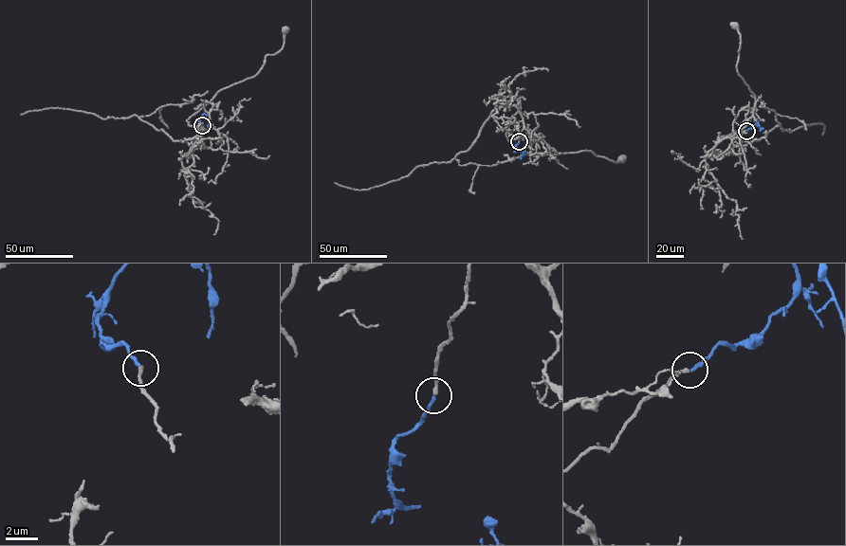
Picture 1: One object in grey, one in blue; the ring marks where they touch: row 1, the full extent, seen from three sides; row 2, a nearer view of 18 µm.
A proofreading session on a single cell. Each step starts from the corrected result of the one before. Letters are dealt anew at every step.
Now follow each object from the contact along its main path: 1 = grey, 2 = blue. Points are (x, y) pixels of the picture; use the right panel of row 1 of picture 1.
1: (746, 131), (735, 138), (717, 142), (744, 127), (755, 103), (755, 95), (736, 65), (741, 41), (734, 25)
2: (746, 131), (755, 124), (755, 118), (763, 129)

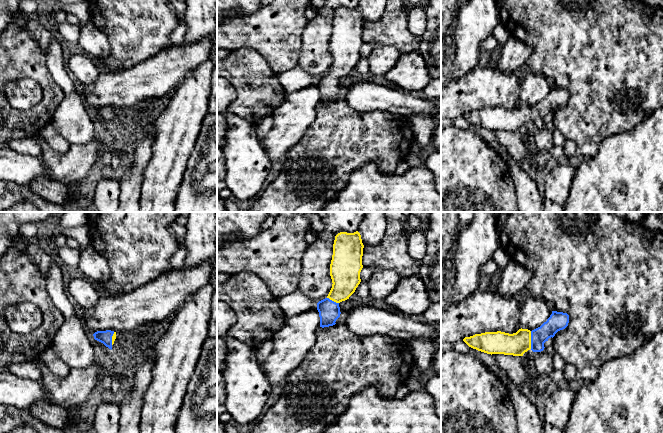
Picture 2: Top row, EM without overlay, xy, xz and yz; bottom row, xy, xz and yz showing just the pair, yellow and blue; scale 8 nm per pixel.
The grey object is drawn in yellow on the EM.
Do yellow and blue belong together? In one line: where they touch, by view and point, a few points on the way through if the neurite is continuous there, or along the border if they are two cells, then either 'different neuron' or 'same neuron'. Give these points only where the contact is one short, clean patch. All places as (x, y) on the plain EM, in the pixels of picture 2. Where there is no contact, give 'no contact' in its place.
meets yellow in yz at (530, 116); runs through yz (516, 120), (523, 116), (530, 116), (555, 99); same neuron

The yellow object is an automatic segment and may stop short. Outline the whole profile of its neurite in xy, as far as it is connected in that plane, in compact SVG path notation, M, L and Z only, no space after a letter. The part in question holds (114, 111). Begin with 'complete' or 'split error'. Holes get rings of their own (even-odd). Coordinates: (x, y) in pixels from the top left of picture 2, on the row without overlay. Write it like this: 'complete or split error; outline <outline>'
split error; outline M111 106L97 107L93 112L95 116L103 119L106 123L112 126L112 121L116 115L116 108Z

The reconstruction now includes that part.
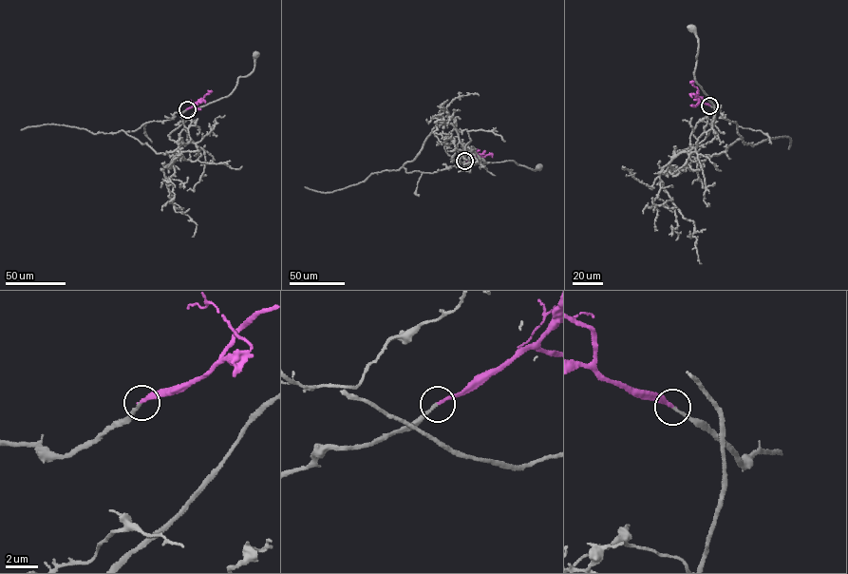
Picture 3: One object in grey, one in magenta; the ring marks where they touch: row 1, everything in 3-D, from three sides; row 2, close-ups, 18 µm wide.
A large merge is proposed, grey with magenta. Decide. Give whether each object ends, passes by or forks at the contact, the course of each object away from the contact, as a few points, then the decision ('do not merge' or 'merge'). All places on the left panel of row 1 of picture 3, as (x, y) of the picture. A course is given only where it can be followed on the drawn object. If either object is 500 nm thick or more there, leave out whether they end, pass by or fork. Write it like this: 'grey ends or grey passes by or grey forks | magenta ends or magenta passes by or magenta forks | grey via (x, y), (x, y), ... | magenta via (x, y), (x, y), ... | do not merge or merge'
grey ends | magenta ends | grey via (187, 109), (125, 132), (157, 153), (174, 152), (170, 133), (229, 96), (254, 69), (254, 53) | magenta via (187, 109), (211, 90) | merge

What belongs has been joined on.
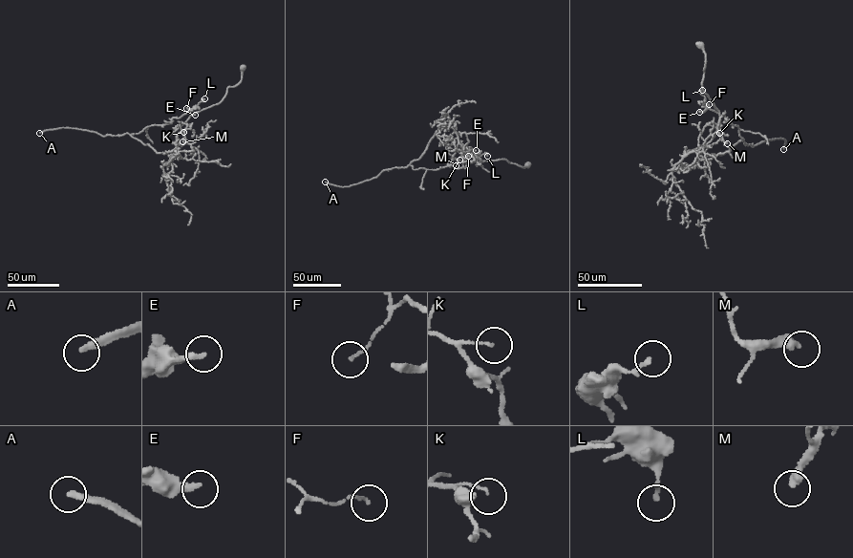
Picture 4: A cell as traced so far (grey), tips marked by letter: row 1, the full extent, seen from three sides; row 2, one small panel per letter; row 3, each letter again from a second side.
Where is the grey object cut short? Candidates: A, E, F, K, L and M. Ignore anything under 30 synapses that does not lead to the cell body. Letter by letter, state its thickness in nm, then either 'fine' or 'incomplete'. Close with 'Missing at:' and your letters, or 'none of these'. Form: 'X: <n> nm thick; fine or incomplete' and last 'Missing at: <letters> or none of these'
A: 240 nm thick; incomplete
E: 280 nm thick; fine
F: 100 nm thick; fine
K: 80 nm thick; fine
L: 180 nm thick; fine
M: 360 nm thick; fine
Missing at: A

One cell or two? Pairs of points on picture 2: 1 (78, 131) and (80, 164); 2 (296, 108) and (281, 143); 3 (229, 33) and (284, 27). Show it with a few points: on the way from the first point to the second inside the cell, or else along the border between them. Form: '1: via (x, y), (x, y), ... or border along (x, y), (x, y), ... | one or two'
1: border along (94, 136), (85, 143), (71, 145) | two
2: via (292, 117), (285, 134) | one
3: via (243, 31), (270, 31) | one

